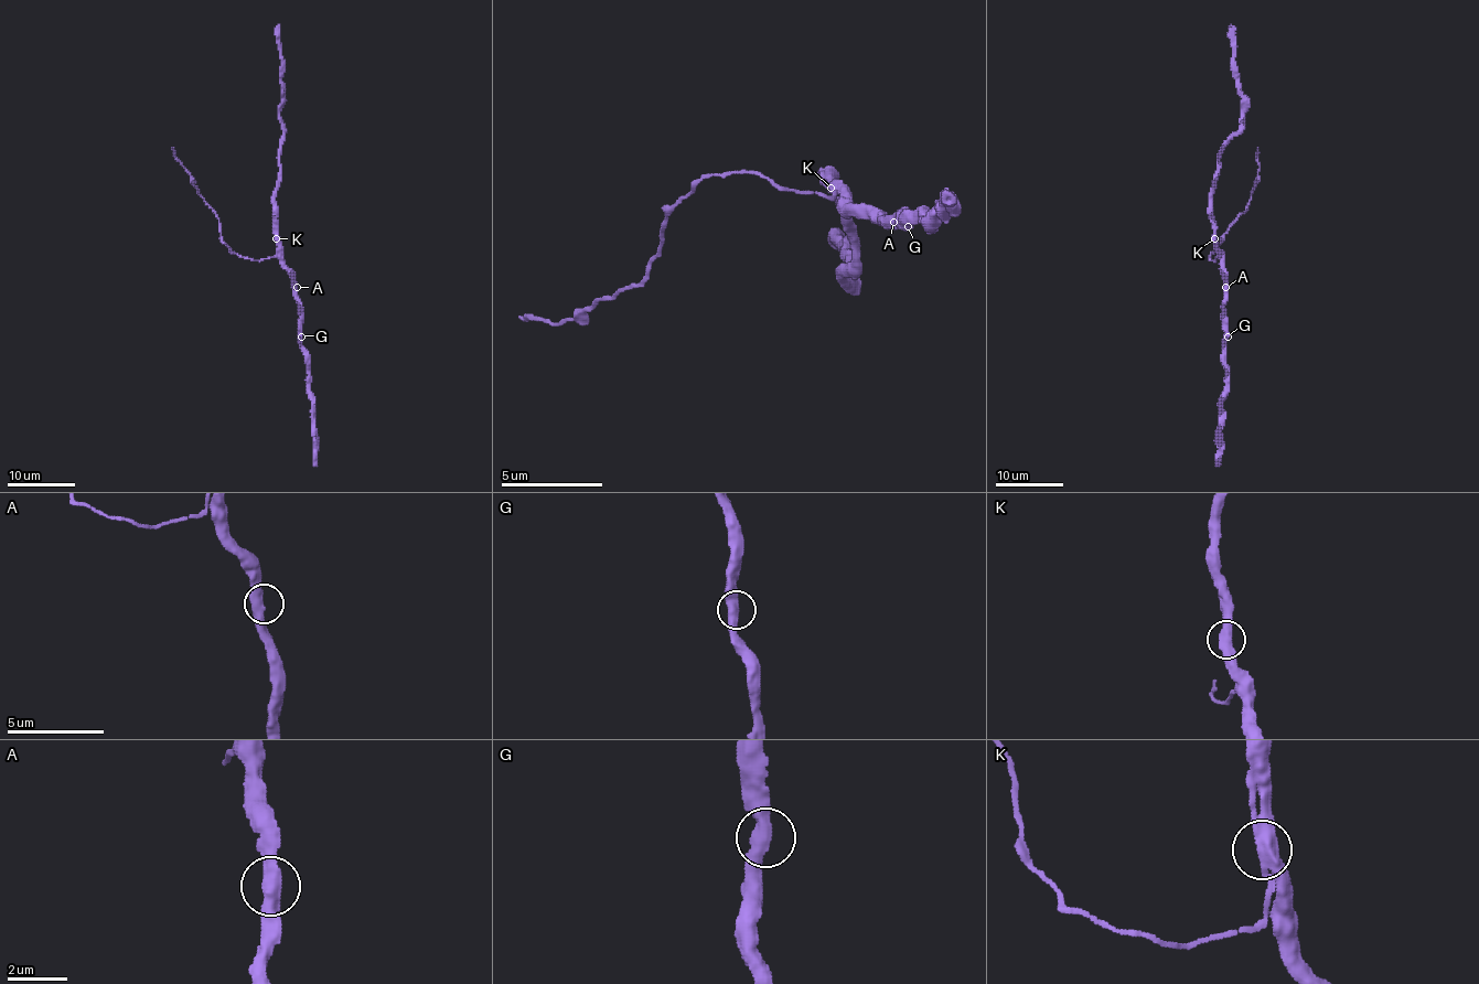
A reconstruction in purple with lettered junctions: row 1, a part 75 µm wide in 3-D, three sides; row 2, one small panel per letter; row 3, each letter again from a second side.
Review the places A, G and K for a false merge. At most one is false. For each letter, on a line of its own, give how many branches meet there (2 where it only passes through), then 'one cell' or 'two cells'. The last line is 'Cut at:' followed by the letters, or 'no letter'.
A: 2 | one cell
G: 2 | one cell
K: 2 | one cell
Cut at: no letter

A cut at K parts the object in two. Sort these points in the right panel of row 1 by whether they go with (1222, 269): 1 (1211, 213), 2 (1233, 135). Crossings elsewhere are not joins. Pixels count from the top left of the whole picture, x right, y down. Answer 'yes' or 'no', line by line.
1: yes
2: yes

